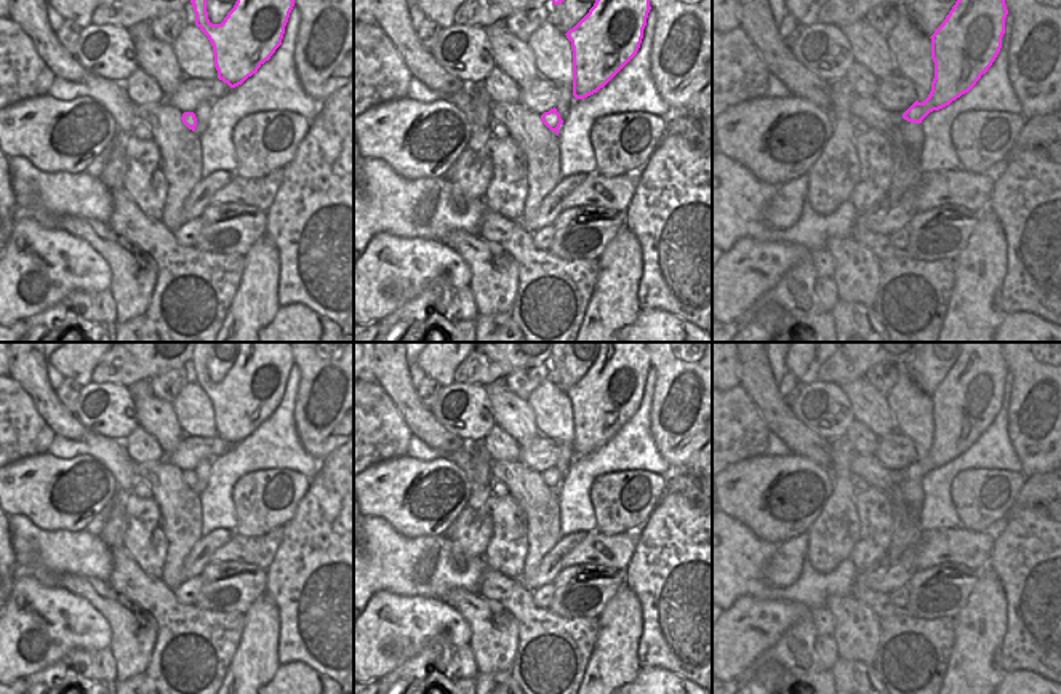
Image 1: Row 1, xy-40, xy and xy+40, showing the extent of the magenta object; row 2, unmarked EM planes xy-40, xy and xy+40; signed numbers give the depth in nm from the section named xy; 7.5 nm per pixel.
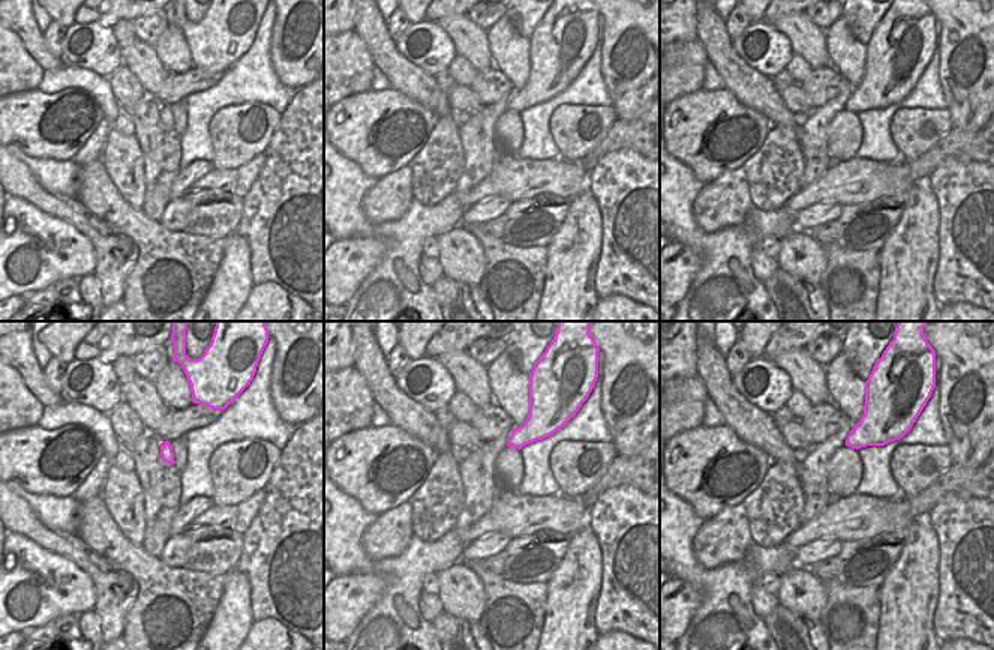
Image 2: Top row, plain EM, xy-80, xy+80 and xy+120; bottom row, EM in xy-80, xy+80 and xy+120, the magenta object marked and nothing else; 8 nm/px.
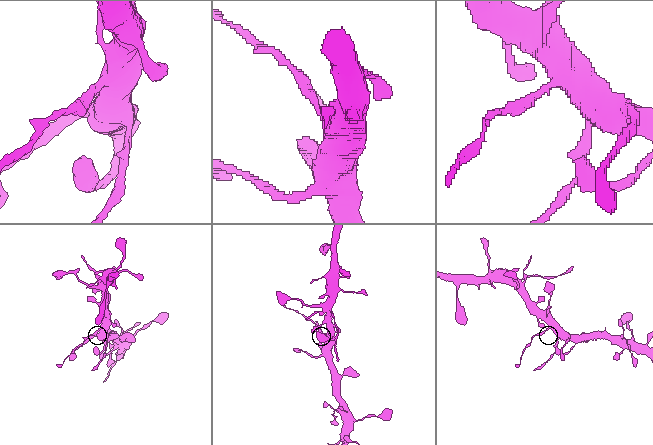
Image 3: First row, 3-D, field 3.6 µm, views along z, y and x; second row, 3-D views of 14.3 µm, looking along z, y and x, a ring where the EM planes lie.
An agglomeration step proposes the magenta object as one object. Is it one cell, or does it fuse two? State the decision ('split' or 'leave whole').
split

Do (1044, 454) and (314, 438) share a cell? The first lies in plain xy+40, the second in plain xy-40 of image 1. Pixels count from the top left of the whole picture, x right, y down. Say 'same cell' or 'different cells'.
same cell

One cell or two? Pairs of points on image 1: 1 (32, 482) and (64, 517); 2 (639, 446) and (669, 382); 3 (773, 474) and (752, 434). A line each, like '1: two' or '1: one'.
1: one
2: two
3: two

